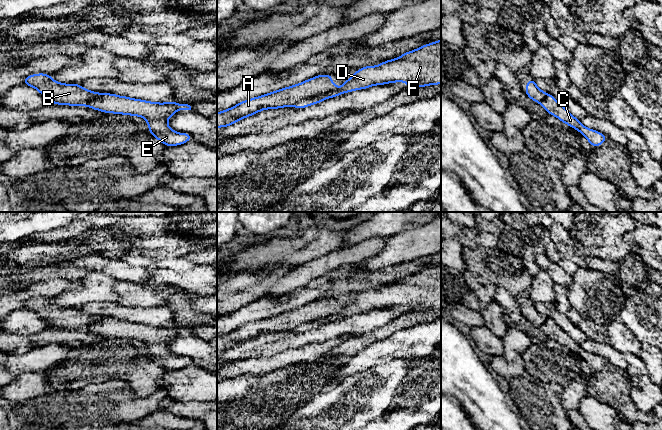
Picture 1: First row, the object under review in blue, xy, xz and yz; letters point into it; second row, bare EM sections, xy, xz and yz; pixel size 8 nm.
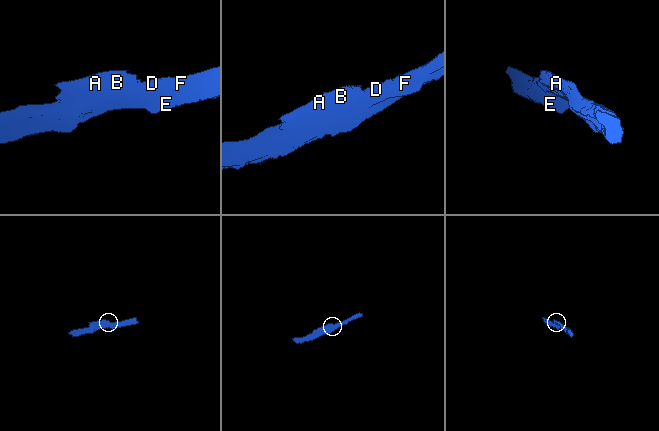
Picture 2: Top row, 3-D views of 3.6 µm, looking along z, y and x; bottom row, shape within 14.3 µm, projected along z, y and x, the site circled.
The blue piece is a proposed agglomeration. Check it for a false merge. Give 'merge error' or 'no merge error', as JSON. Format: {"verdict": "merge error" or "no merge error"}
{"verdict": "merge error"}

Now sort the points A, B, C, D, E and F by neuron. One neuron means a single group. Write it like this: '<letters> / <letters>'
A B / C D E F

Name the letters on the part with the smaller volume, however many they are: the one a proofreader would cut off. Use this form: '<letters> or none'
A, B

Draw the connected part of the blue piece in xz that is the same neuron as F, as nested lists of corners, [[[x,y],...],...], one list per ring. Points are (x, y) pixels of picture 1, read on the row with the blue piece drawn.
[[[441,39],[379,65],[359,68],[340,88],[302,99],[294,107],[304,109],[344,93],[396,82],[406,82],[406,89],[441,84]]]

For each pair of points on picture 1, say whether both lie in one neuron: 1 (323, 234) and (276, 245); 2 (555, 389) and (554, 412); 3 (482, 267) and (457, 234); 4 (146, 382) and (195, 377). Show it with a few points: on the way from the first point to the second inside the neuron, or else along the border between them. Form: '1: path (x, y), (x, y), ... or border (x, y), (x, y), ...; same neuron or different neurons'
1: path (311, 244), (288, 245); same neuron
2: path (554, 395), (554, 406); same neuron
3: border (463, 245), (472, 248), (478, 246); different neurons
4: border (168, 371), (159, 384), (159, 389); different neurons

